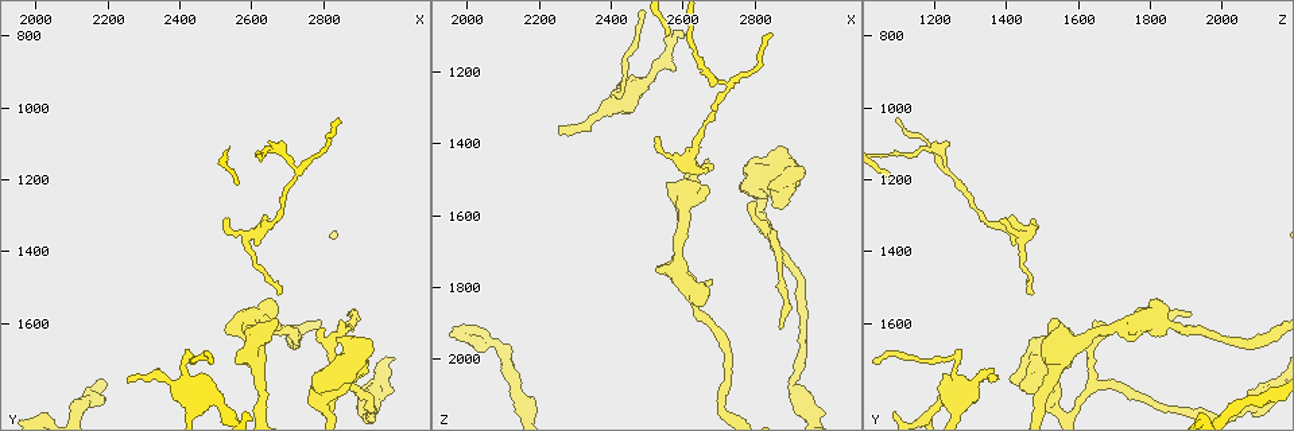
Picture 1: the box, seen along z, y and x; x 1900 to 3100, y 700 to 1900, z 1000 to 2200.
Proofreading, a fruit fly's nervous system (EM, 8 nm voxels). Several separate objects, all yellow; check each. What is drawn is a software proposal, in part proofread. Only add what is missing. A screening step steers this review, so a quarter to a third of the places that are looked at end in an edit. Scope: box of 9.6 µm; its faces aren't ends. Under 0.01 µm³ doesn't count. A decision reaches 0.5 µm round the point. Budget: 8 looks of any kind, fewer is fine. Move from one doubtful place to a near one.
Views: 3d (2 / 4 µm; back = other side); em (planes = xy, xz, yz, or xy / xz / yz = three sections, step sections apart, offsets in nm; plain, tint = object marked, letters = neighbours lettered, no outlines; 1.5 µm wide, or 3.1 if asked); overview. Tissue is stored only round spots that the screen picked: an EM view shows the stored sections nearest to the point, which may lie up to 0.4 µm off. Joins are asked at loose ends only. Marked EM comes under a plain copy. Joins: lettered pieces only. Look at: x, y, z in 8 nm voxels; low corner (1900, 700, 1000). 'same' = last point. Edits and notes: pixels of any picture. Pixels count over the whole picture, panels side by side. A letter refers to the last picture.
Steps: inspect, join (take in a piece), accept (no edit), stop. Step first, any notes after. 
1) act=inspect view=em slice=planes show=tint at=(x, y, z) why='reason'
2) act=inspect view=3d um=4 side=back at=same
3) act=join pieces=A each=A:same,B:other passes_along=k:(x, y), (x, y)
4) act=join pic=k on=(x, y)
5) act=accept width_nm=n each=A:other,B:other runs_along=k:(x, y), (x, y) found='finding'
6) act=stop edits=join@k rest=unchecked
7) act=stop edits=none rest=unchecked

act=inspect view=3d um=2 at=(2530, 1320, 1380)

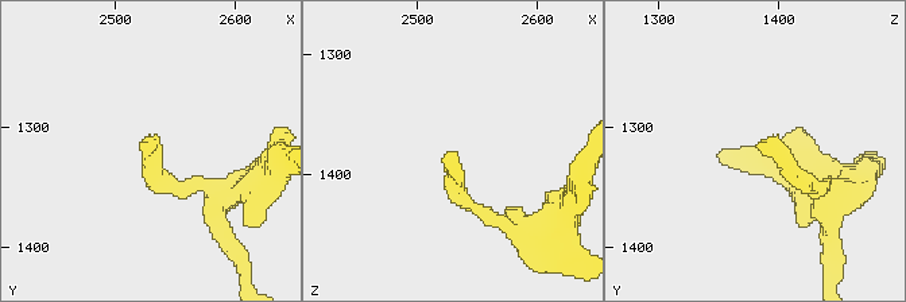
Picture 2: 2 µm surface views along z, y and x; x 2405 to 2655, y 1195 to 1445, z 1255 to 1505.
act=inspect view=em slice=planes show=letters at=(2530, 1314, 1382) why='shape alone is not enough'

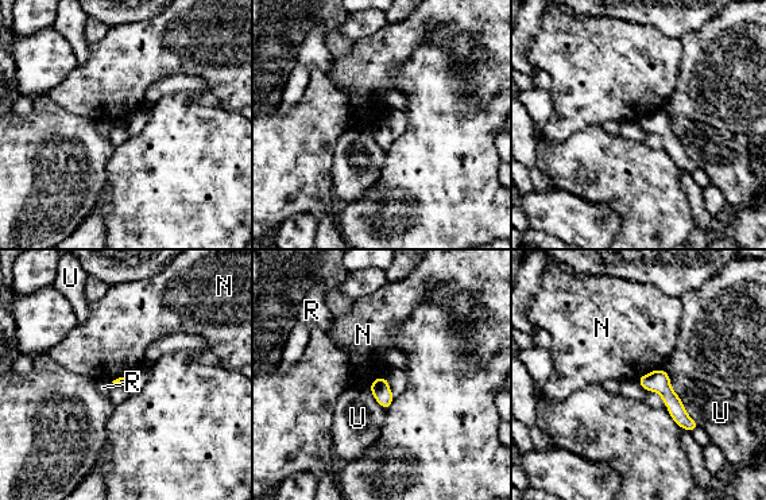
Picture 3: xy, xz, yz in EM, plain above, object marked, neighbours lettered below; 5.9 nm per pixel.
act=accept each=N:other,R:other,U:other border=3:(661, 368), (646, 372), (637, 380) found='none of them fits'

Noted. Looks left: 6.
act=inspect view=em slice=planes show=tint at=(2250, 1770, 1350) why='thin end'

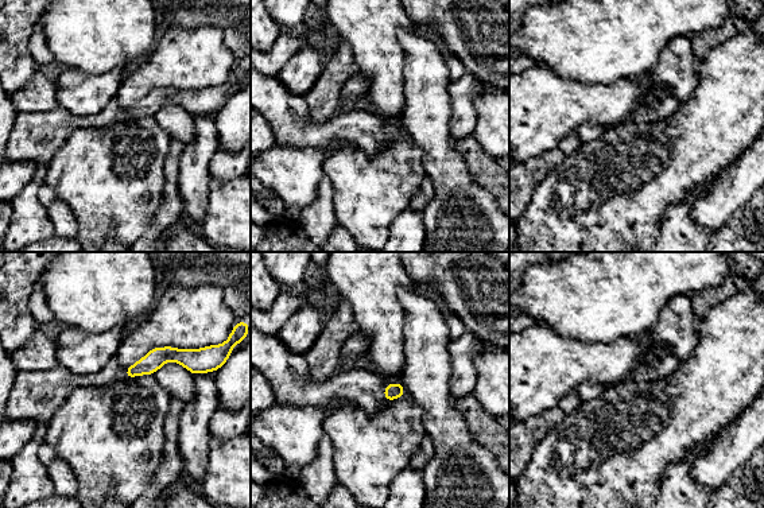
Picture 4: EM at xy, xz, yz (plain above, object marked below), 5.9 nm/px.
act=inspect view=em slice=planes show=letters at=same

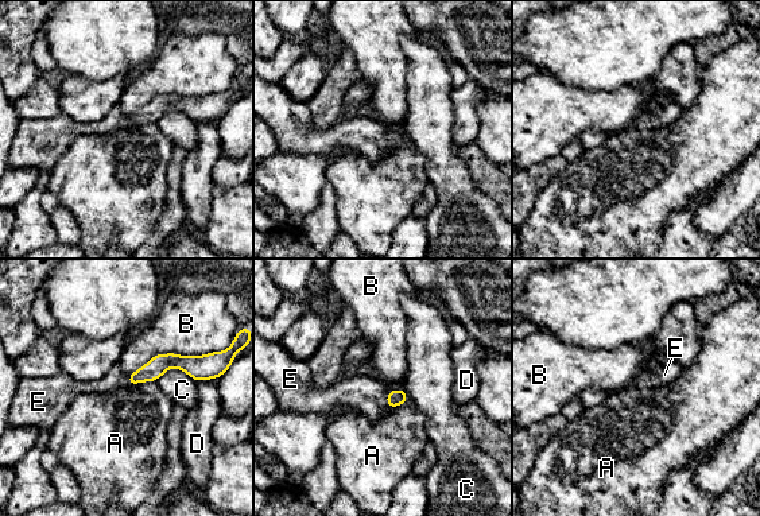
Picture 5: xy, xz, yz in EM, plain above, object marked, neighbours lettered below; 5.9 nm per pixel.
act=join pieces=E each=A:other,B:other,C:other,D:other,E:same passes_along=5:(395, 398), (387, 398), (369, 395) found='it goes on there'

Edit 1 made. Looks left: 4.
act=inspect view=em slice=planes show=letters at=(2810, 1610, 1570) why='branch stops here'

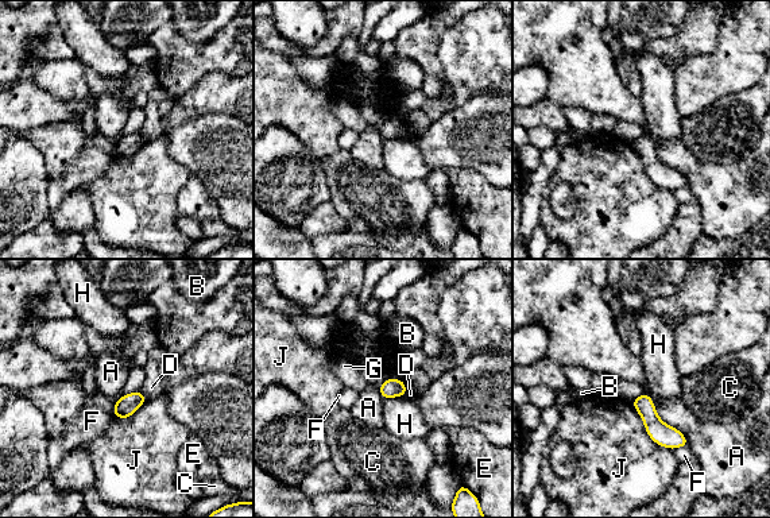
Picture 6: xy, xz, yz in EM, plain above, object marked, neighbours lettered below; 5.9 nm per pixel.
act=accept width_nm=110 each=A:other,B:other,C:other,D:other,E:other,F:other,G:other,H:other,J:other runs_along=6:(637, 402), (669, 437), (683, 443) found='no lettered piece goes on from it'

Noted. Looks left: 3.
act=stop edits=join@5 rest=unchecked

